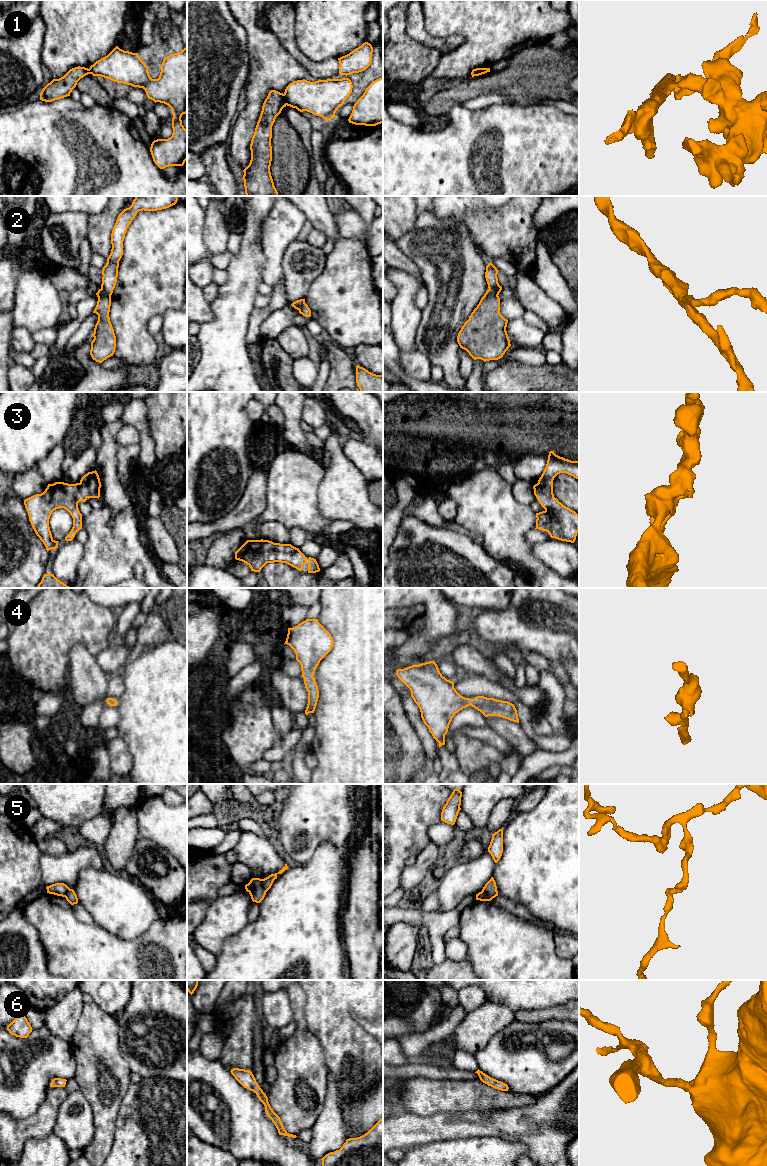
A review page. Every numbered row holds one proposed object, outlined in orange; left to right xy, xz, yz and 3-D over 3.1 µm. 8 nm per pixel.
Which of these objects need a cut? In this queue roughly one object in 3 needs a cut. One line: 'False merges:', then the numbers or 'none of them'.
False merges: 1, 2, 5

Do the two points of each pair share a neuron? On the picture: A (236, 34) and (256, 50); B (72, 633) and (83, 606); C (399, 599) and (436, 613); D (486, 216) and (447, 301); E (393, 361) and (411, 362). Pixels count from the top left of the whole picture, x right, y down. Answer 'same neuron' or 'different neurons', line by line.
A: different neurons
B: same neuron
C: same neuron
D: different neurons
E: different neurons

